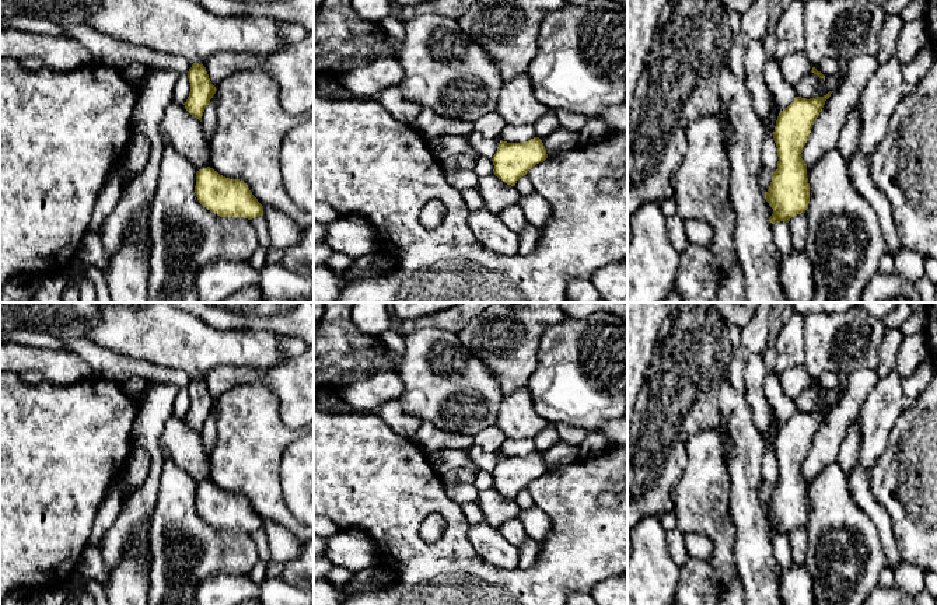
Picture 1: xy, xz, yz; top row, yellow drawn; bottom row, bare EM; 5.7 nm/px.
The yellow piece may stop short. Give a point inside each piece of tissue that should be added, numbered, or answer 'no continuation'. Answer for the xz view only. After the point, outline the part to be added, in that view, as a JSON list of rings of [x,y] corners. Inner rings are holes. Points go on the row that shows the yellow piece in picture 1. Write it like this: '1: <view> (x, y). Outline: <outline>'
no continuation

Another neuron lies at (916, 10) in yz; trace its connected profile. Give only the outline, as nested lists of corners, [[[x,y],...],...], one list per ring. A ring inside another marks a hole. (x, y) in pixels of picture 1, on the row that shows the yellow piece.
[[[912,0],[901,13],[903,22],[926,21],[927,4],[926,0]]]

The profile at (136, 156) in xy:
[[[134,133],[126,147],[122,162],[130,178],[139,175],[148,162],[151,154],[150,140],[139,133]]]

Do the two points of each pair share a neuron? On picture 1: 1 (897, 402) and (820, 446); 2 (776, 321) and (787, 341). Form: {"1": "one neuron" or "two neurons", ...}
{"1": "two neurons", "2": "two neurons"}

